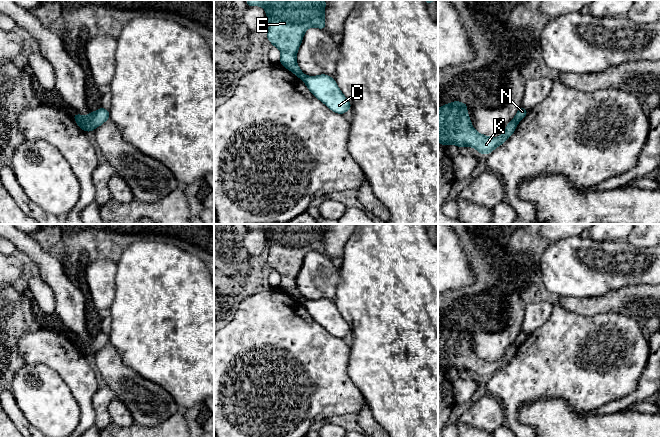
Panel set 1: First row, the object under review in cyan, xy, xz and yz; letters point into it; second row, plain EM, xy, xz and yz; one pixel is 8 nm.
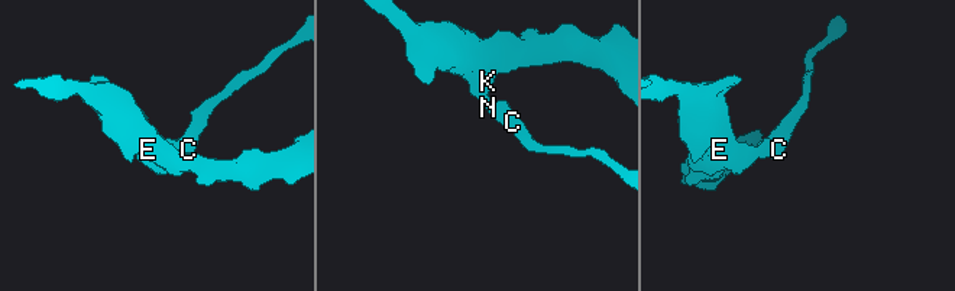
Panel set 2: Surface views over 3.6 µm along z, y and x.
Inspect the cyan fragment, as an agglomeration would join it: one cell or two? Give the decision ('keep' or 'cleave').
cleave

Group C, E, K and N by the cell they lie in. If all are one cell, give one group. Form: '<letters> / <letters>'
C N / E K

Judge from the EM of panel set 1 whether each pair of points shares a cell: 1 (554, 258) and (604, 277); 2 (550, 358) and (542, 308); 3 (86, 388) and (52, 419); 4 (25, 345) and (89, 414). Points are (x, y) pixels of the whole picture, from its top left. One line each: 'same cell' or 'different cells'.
1: same cell
2: different cells
3: different cells
4: same cell

